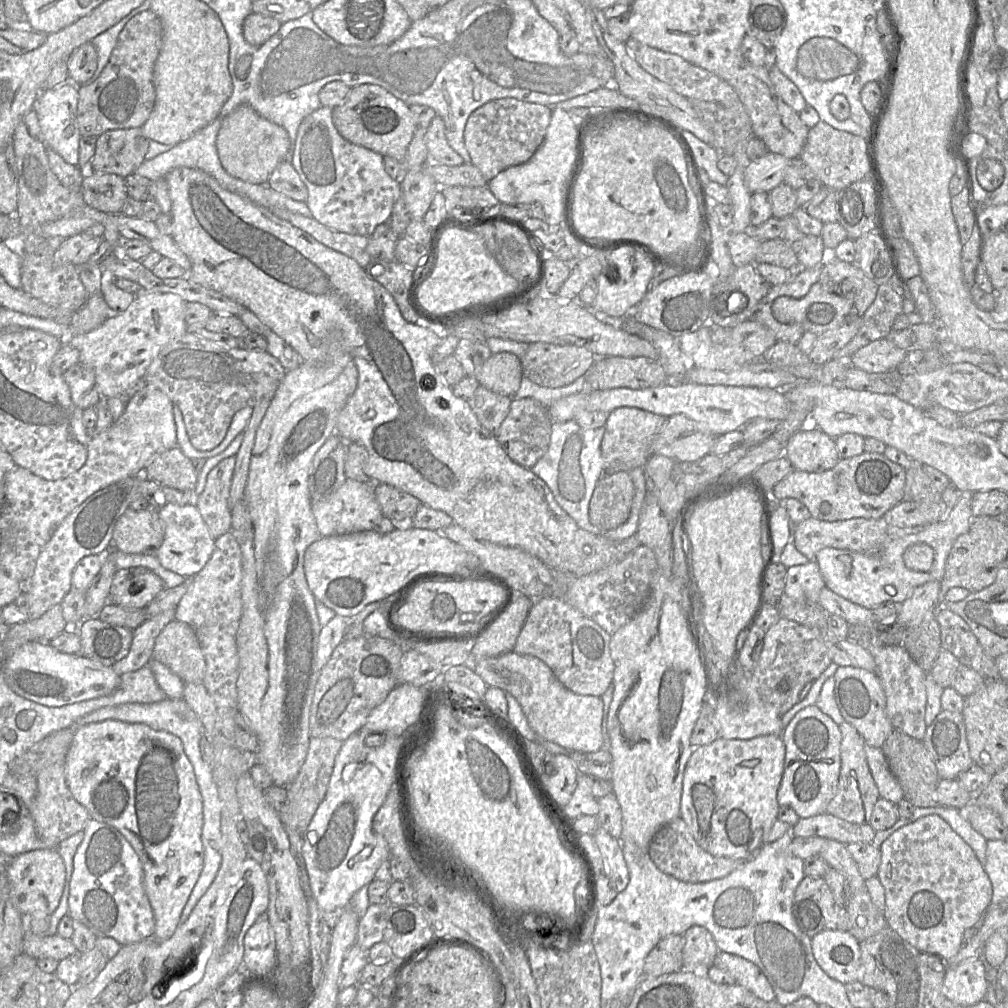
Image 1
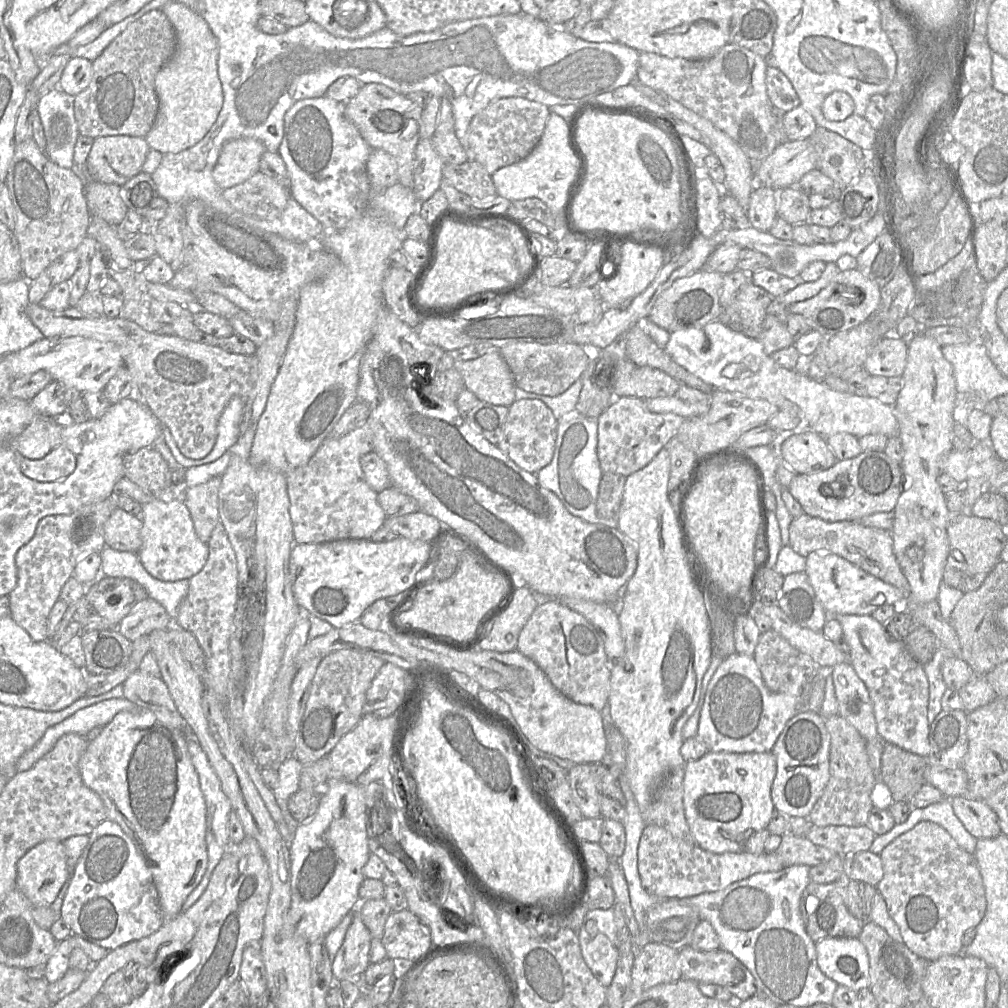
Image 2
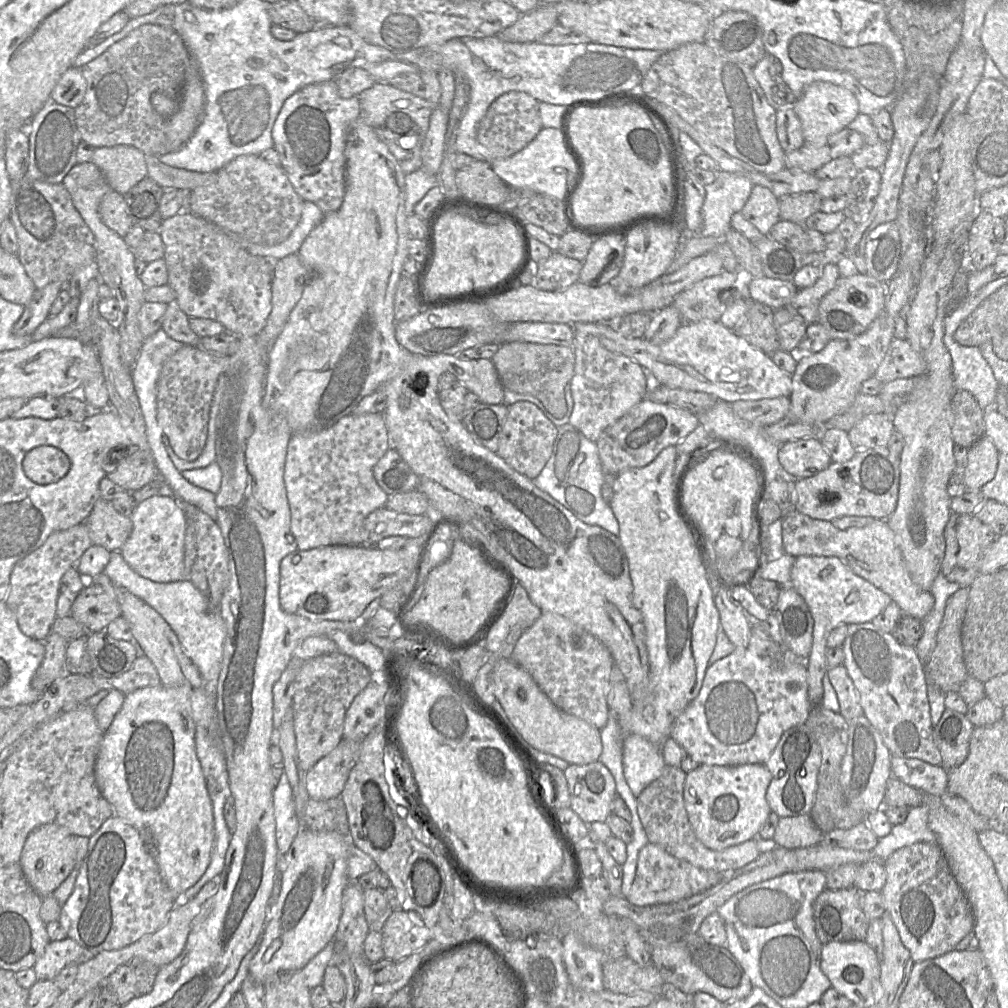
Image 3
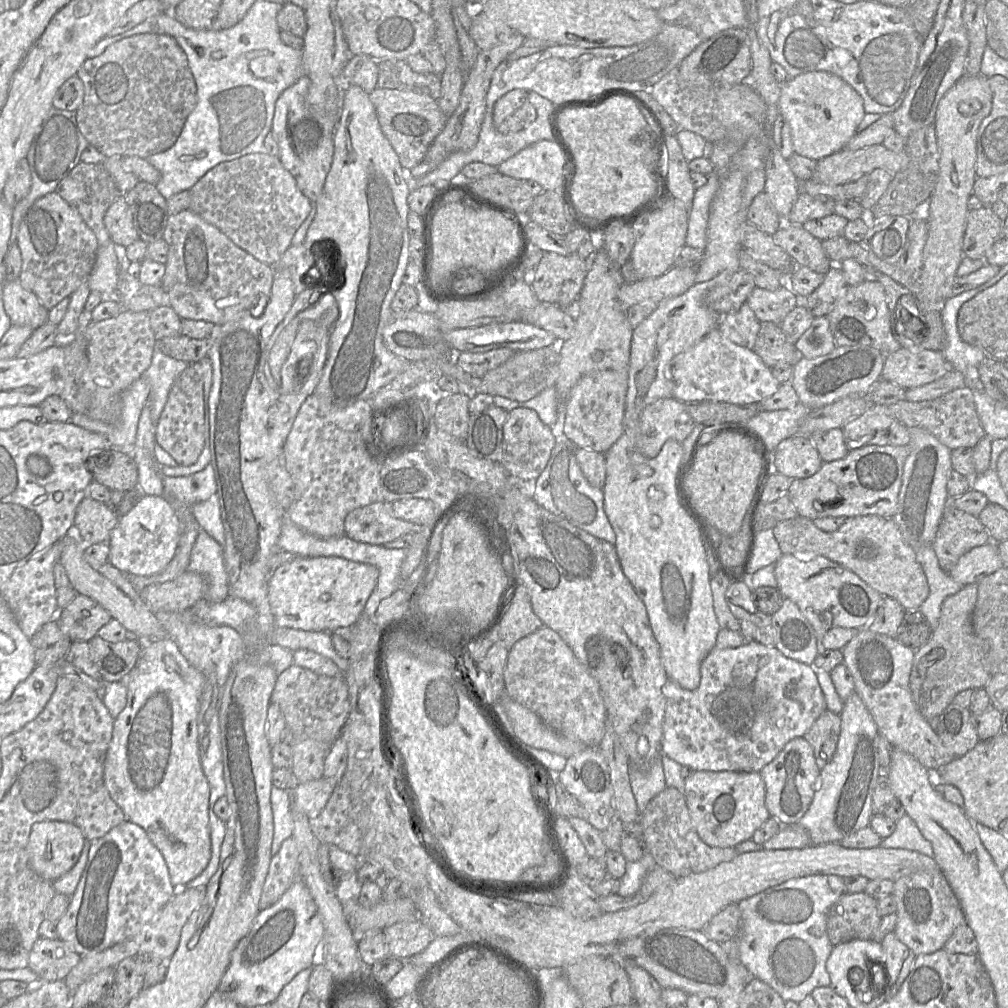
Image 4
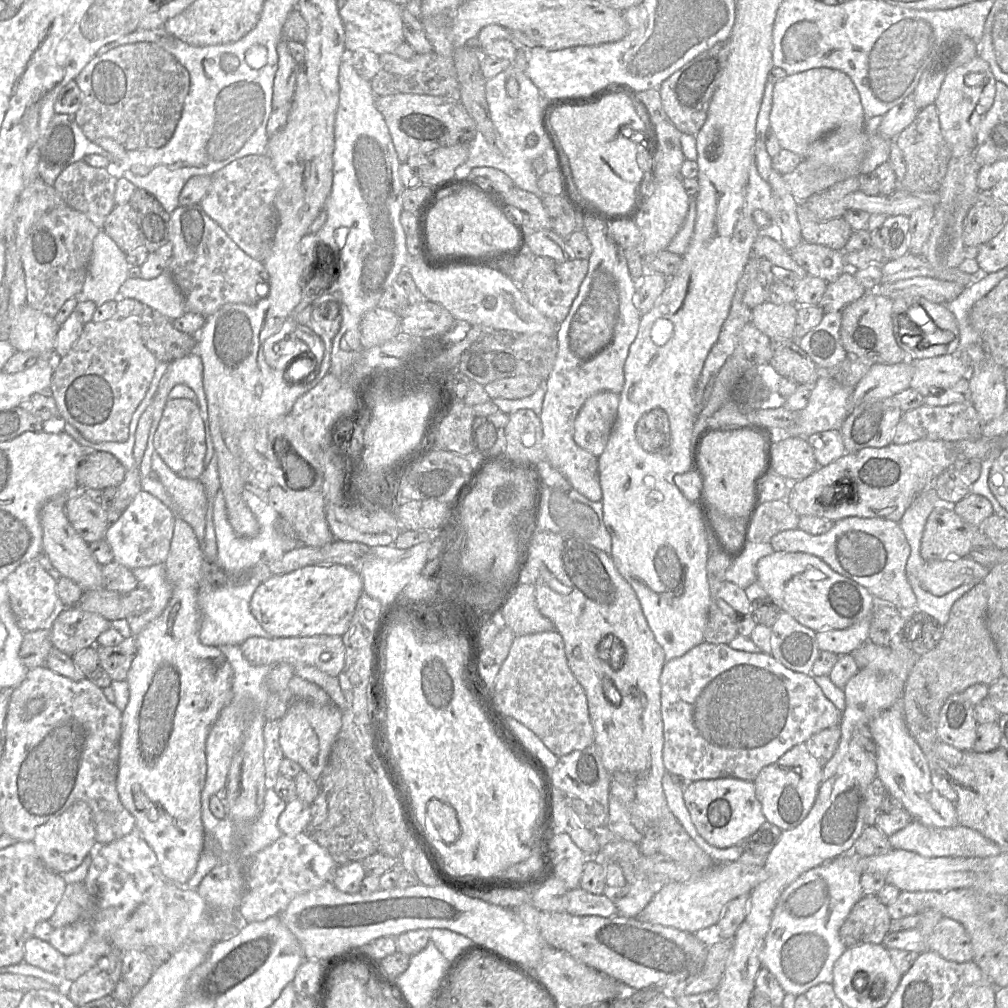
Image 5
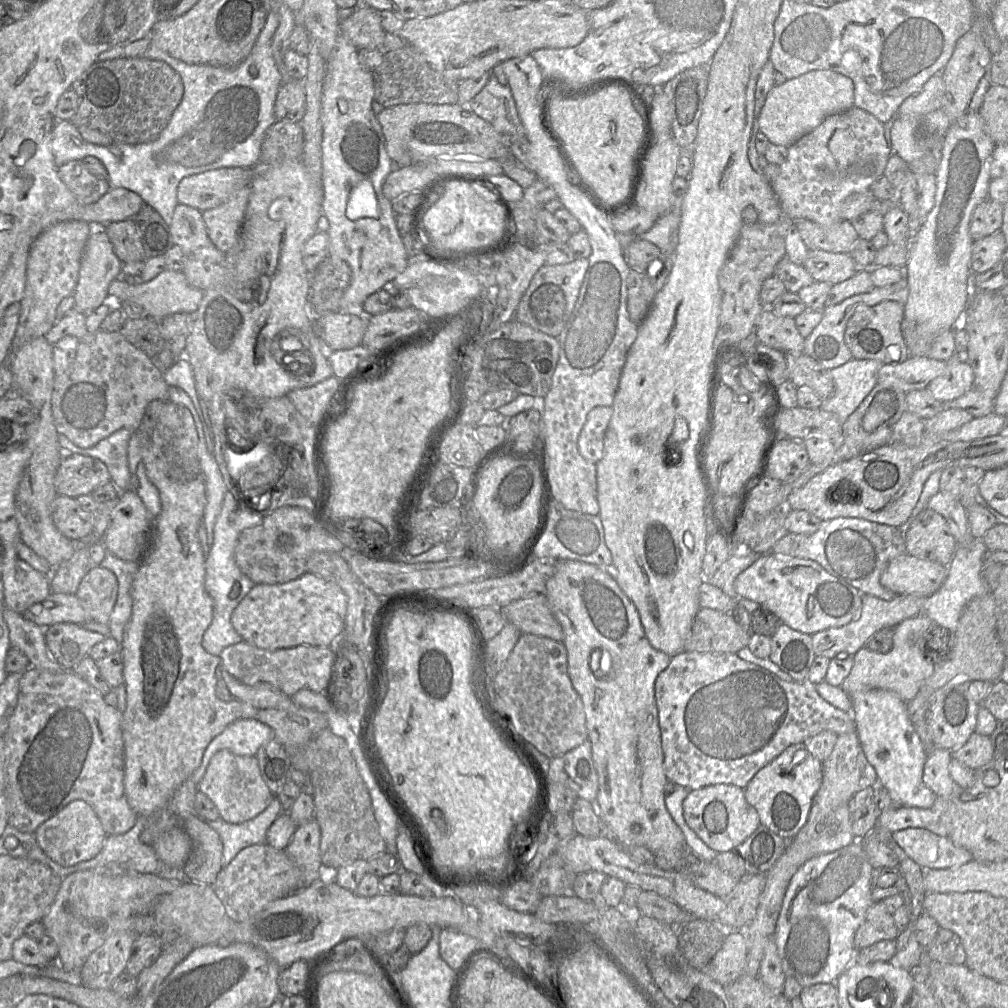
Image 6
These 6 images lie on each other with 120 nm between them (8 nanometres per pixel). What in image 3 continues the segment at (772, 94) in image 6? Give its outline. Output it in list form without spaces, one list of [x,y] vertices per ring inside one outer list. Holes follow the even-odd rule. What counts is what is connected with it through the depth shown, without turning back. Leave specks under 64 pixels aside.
[[[825,81],[808,85],[793,108],[801,122],[804,143],[815,147],[823,146],[831,134],[847,128],[860,113],[858,100],[850,90]]]

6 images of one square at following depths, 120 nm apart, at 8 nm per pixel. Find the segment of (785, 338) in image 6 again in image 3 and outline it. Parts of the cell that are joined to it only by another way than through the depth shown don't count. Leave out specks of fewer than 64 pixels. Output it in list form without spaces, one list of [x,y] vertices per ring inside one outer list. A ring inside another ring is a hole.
[[[765,276],[752,278],[749,282],[749,291],[752,299],[774,310],[787,305],[794,298],[798,290],[792,281]]]

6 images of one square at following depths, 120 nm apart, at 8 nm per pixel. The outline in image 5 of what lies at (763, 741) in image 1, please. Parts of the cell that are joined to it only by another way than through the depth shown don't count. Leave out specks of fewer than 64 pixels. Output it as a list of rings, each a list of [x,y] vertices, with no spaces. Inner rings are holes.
[[[731,777],[693,781],[684,788],[683,798],[698,834],[717,848],[739,845],[766,820],[756,795],[754,781]]]

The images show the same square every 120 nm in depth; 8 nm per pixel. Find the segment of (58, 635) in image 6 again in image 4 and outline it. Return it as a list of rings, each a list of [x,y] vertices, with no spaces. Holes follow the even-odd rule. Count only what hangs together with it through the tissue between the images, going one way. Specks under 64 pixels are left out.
[[[77,593],[65,608],[58,611],[54,619],[58,620],[62,632],[72,642],[88,642],[112,617],[93,599]]]

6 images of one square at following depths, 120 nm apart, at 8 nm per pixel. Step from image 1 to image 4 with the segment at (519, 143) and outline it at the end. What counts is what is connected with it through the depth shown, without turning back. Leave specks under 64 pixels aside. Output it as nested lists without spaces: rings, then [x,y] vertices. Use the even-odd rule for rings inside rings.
[[[513,89],[498,99],[493,110],[493,124],[501,134],[511,134],[530,126],[537,113],[522,89]]]

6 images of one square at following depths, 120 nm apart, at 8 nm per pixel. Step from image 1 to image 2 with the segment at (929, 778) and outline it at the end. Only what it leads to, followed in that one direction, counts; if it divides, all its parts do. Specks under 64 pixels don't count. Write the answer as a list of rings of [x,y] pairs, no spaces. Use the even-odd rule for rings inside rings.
[[[884,743],[880,780],[887,785],[894,801],[910,803],[925,783],[924,772],[928,764],[926,757]]]

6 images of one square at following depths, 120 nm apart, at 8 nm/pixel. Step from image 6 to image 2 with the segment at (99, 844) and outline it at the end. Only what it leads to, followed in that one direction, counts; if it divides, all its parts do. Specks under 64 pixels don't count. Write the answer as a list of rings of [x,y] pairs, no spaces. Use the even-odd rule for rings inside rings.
[[[46,840],[30,848],[17,863],[16,888],[33,906],[50,906],[67,879],[63,841]]]

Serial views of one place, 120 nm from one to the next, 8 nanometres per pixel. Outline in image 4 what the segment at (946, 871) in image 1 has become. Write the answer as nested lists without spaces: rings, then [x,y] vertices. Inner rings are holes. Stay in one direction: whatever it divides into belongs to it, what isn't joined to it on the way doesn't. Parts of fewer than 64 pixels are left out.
[[[940,869],[920,870],[893,881],[892,897],[896,902],[895,934],[918,956],[943,949],[954,930],[965,923],[961,906]]]

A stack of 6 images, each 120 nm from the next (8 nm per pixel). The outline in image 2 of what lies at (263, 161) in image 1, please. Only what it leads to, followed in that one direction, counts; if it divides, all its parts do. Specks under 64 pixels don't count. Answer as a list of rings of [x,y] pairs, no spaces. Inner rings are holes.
[[[239,138],[226,142],[213,169],[215,182],[222,189],[245,182],[259,171],[260,158],[265,152],[259,140]]]

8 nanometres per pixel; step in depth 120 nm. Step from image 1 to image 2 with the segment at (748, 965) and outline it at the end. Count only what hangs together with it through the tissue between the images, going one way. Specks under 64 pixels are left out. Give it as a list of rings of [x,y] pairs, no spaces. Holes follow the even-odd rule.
[[[689,945],[678,951],[678,961],[682,978],[693,980],[698,984],[719,985],[732,994],[734,1001],[745,1001],[761,994],[749,969],[733,954],[722,948],[700,951]]]

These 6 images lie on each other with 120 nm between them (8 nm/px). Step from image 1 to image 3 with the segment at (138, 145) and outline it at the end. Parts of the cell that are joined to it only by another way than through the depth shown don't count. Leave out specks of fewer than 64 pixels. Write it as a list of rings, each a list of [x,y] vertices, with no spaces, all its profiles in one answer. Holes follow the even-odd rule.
[[[129,145],[95,148],[91,162],[104,174],[112,190],[124,195],[148,176],[146,155]]]

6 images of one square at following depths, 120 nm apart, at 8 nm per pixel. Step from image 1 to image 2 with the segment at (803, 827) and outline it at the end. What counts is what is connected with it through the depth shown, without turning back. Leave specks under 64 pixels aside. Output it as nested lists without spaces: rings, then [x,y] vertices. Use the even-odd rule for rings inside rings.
[[[810,825],[806,837],[816,845],[832,850],[839,855],[866,851],[871,847],[876,834],[867,825]]]

